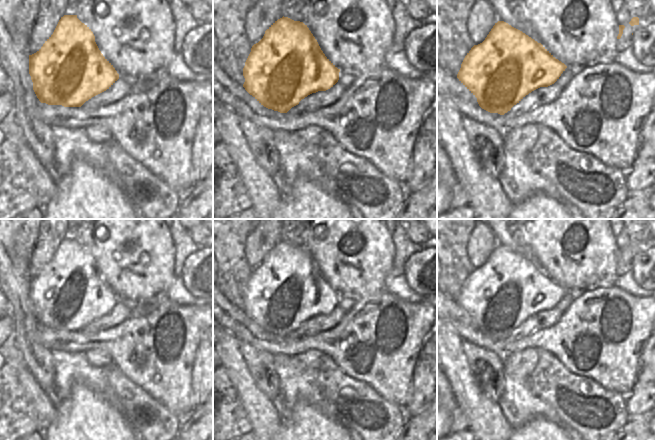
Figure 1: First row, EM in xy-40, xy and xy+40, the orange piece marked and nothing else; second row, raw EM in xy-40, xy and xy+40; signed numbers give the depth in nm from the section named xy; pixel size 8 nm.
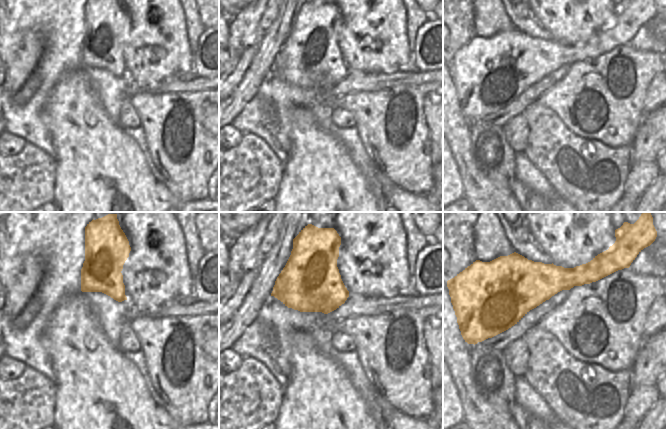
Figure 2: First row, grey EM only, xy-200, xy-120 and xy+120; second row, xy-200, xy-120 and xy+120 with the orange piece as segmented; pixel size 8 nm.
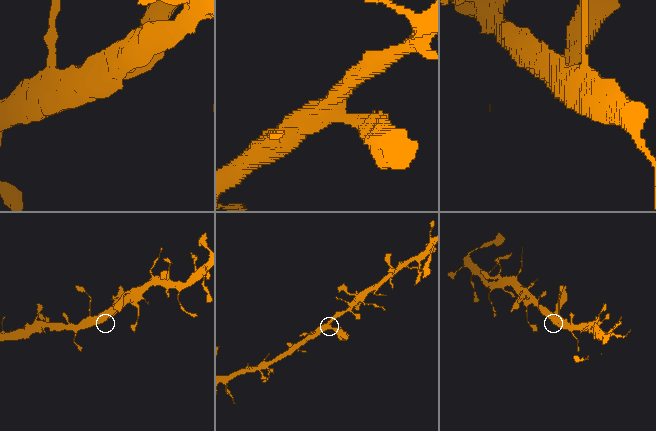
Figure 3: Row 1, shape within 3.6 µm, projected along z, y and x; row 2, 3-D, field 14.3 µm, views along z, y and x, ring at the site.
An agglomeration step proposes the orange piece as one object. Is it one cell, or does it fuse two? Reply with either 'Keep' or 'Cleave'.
Keep.

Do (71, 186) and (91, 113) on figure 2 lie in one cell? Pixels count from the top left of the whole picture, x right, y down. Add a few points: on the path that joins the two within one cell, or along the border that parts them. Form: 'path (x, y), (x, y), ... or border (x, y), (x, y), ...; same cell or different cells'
path (85, 168), (85, 131); same cell

